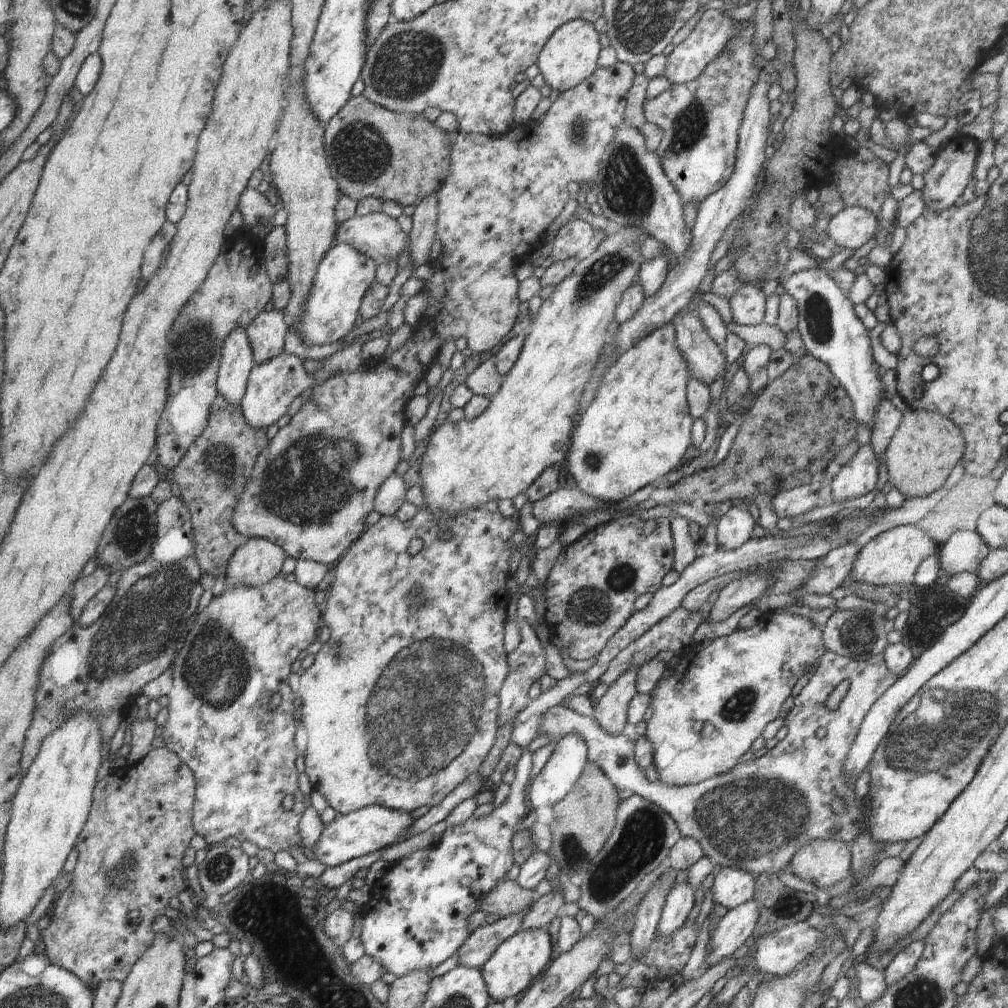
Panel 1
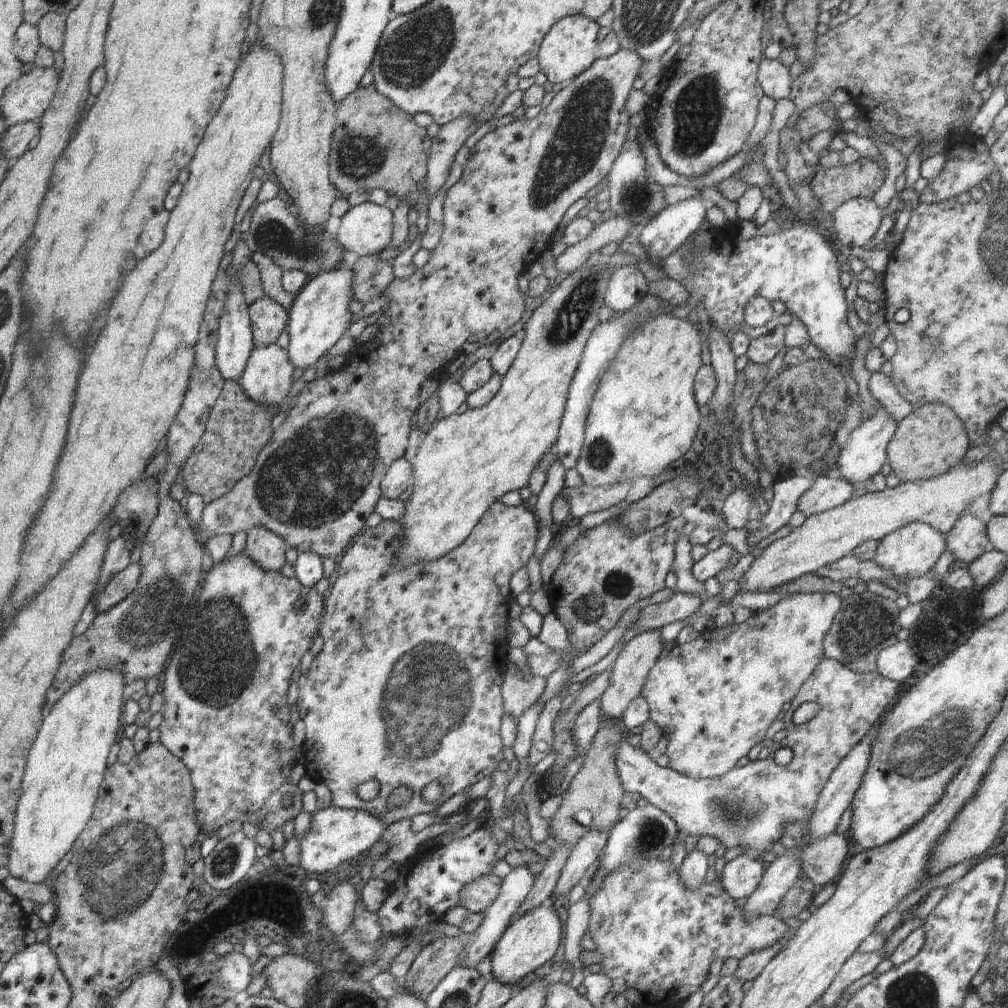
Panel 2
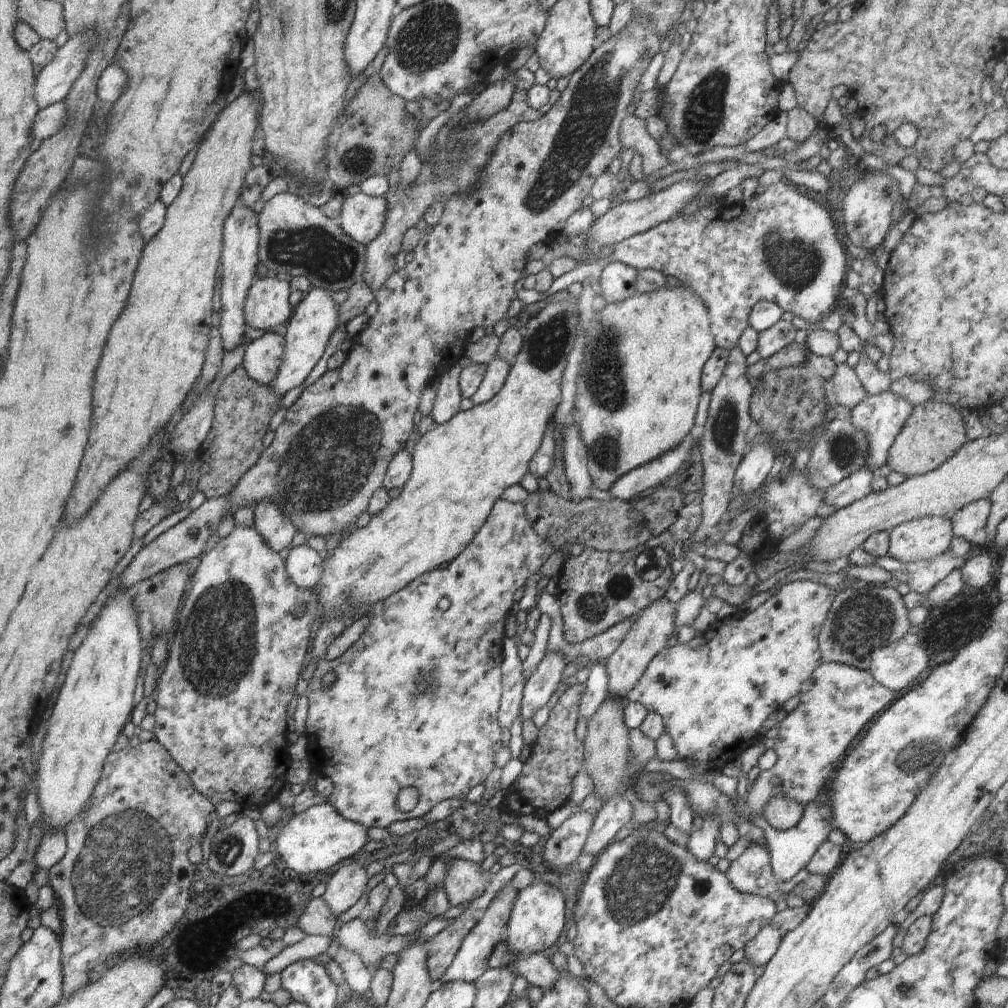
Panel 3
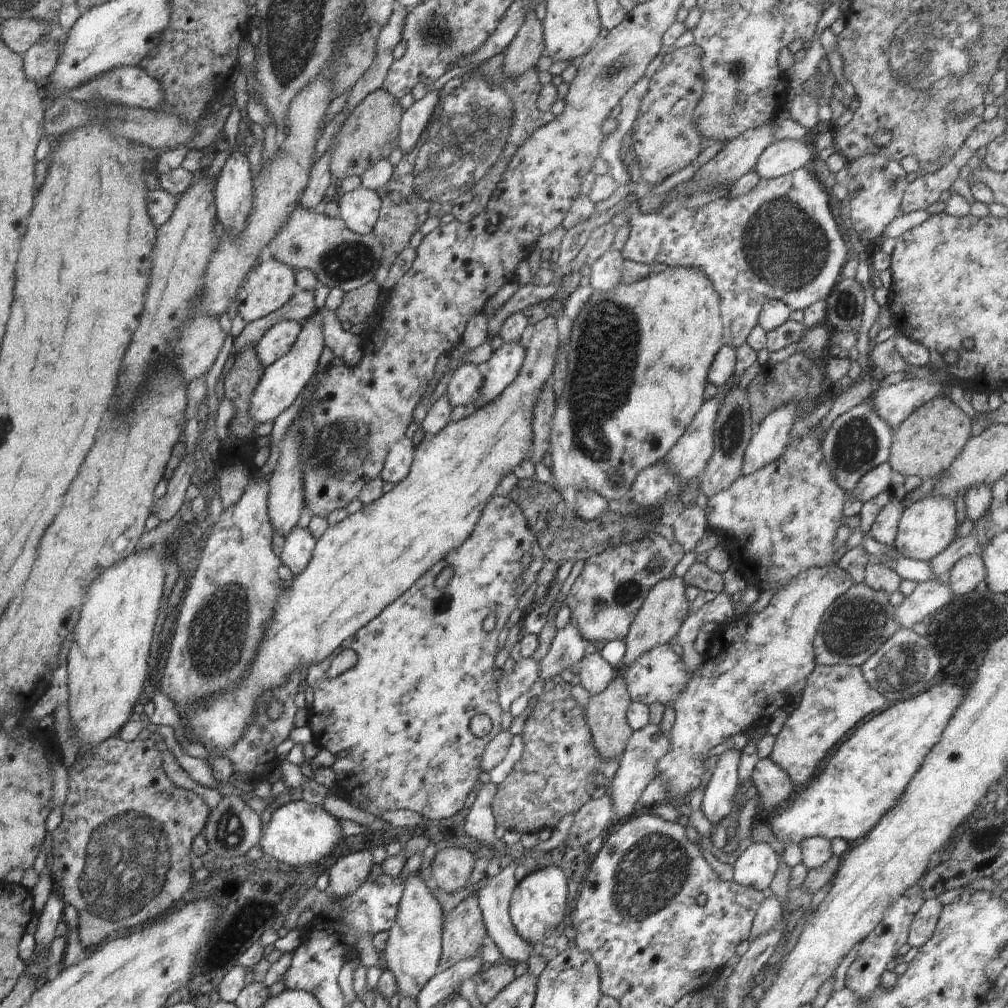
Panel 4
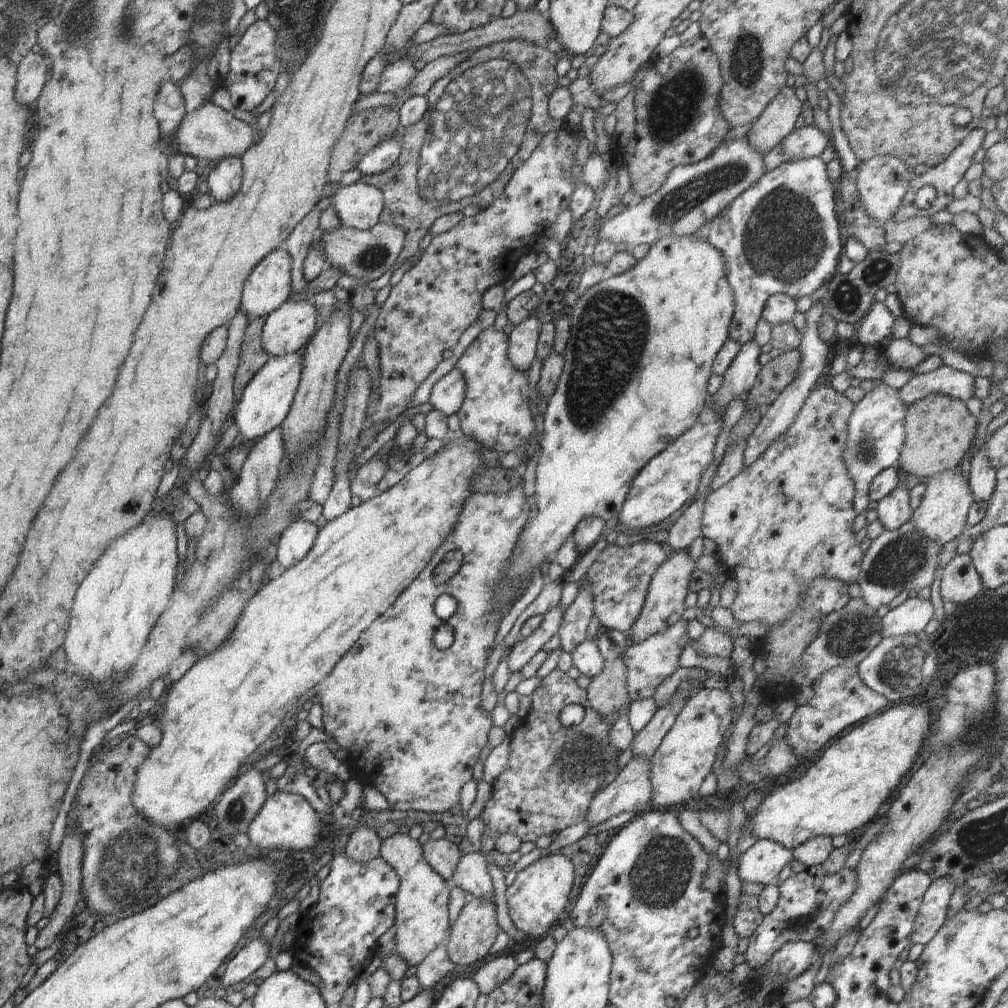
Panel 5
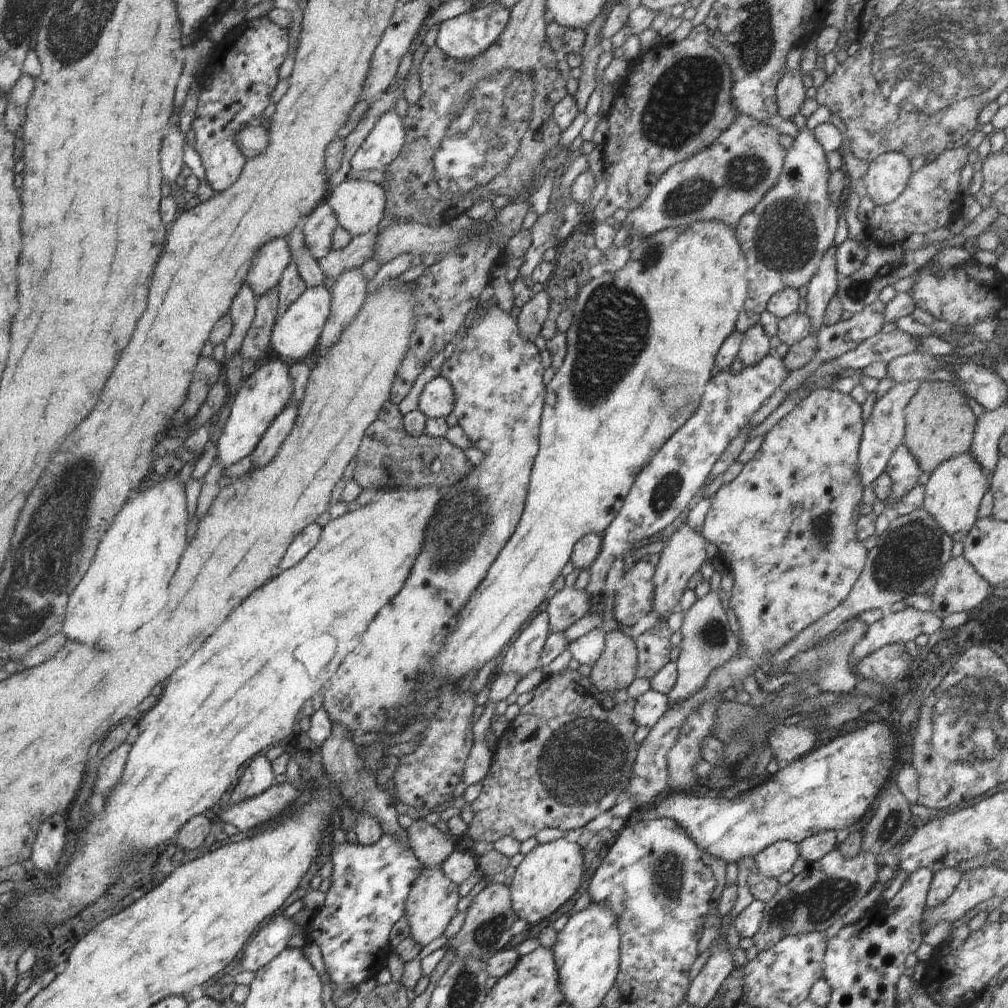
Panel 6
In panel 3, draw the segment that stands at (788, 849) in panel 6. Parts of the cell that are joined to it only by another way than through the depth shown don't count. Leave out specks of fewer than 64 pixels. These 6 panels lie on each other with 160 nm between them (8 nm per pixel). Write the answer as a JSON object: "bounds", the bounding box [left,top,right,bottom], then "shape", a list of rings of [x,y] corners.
{"bounds":[725,842,794,897],"shape":[[[761,842],[751,845],[730,863],[725,872],[732,886],[740,892],[761,897],[780,891],[788,895],[789,892],[794,891],[792,884],[776,880],[766,845]]]}

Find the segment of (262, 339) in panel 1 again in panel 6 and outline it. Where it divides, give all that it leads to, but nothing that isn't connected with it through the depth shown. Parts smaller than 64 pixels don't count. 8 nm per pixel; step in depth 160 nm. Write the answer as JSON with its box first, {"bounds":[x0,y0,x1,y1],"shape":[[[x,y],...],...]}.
{"bounds":[245,238,291,298],"shape":[[[285,238],[271,240],[256,251],[245,278],[256,298],[278,286],[281,274],[291,259],[291,250]]]}

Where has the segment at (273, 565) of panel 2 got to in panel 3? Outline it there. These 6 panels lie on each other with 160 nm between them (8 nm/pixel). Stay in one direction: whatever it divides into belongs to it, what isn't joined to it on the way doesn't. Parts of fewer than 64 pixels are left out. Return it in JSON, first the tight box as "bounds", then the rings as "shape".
{"bounds":[252,500,298,553],"shape":[[[263,500],[255,506],[252,526],[262,540],[277,553],[286,546],[290,547],[292,538],[298,532],[290,516],[287,519],[273,500]]]}

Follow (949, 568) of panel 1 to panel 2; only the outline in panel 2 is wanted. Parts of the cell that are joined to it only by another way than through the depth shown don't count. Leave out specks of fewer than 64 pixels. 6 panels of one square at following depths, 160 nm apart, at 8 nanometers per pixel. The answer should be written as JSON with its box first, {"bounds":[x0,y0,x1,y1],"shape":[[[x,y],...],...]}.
{"bounds":[946,513,994,566],"shape":[[[973,513],[963,514],[959,520],[952,526],[952,530],[946,535],[946,549],[952,552],[954,564],[967,566],[970,562],[979,558],[984,552],[994,550],[992,542],[988,539],[986,533],[986,523],[982,522],[977,515]]]}

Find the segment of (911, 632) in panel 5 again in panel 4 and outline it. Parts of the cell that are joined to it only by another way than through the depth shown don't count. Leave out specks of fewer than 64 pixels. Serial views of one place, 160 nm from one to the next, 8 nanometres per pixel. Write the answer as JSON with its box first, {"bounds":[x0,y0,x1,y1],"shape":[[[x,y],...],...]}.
{"bounds":[896,576,954,629],"shape":[[[946,576],[935,581],[920,581],[912,594],[905,597],[896,607],[897,619],[902,627],[910,629],[950,602],[953,596],[954,591],[948,584]]]}

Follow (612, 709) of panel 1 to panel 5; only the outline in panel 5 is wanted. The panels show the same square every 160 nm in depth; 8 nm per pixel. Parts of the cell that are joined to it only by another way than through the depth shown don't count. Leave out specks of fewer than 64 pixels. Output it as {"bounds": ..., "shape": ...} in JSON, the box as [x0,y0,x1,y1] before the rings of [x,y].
{"bounds":[629,548,697,643],"shape":[[[689,548],[684,550],[670,551],[668,558],[658,566],[658,570],[654,572],[648,593],[646,594],[645,604],[642,608],[641,614],[632,626],[629,634],[629,641],[632,643],[644,642],[646,638],[650,638],[652,634],[658,634],[667,627],[676,624],[682,619],[685,609],[685,599],[689,594],[688,584],[690,584],[690,576],[695,570],[697,559],[690,556]]]}

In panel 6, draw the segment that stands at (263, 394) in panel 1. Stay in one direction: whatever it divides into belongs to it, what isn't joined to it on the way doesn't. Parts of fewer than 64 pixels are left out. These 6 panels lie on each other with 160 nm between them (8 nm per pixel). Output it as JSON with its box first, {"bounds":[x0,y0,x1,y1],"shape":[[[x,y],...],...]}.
{"bounds":[270,286,331,362],"shape":[[[325,286],[313,289],[307,288],[286,310],[276,319],[271,330],[270,344],[279,357],[285,356],[294,362],[305,361],[310,354],[314,354],[317,342],[326,319],[331,311],[331,293]]]}

